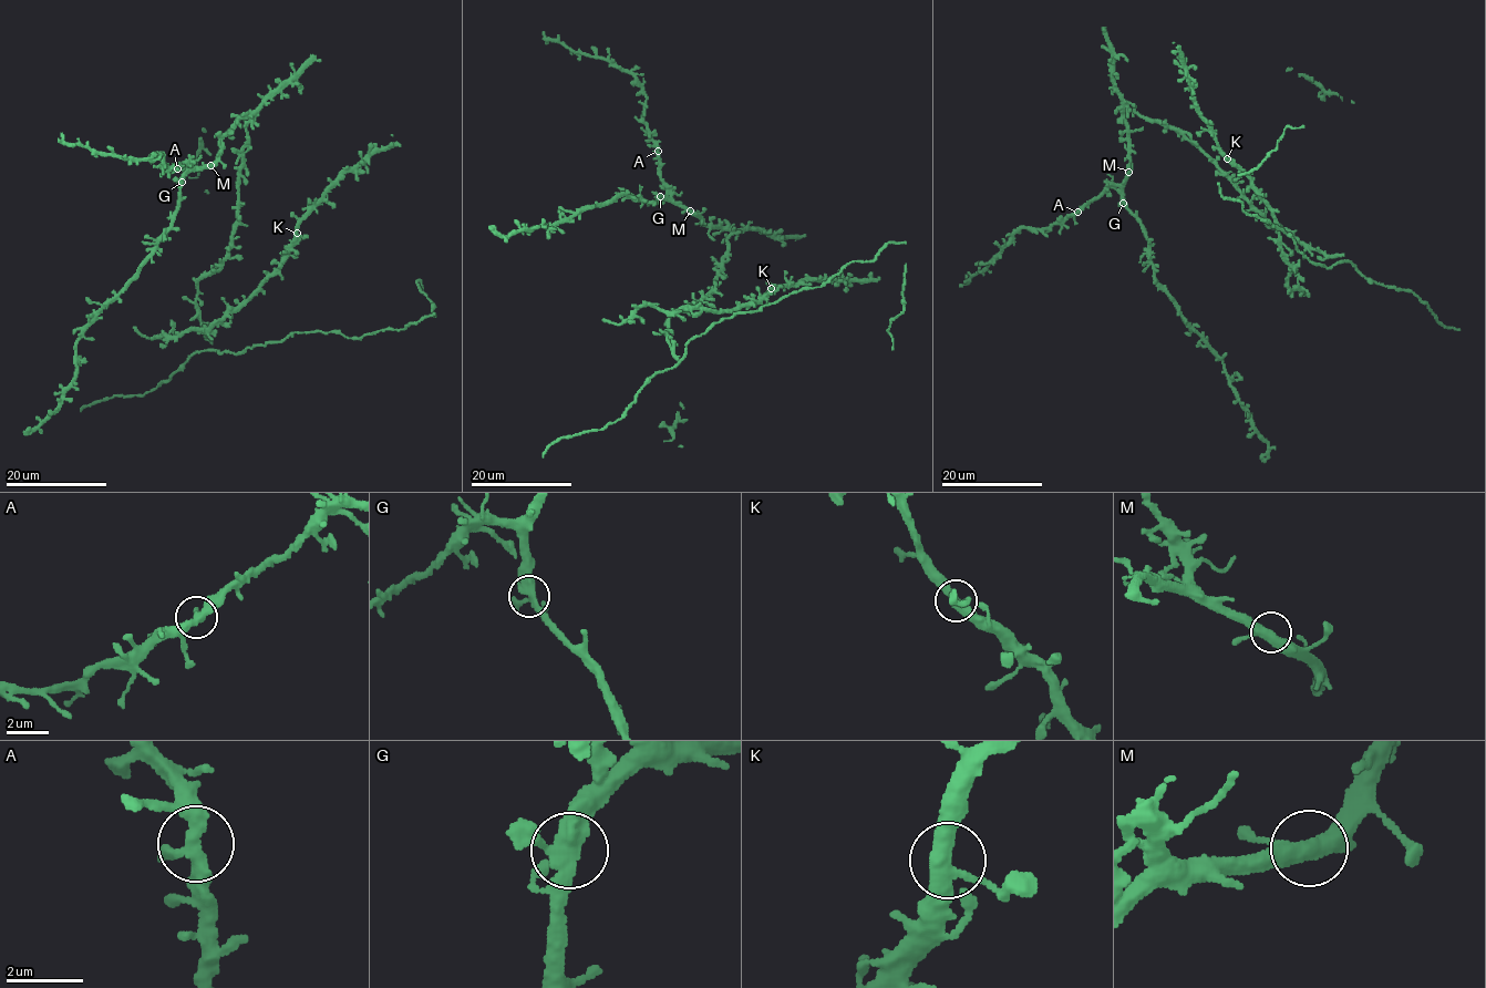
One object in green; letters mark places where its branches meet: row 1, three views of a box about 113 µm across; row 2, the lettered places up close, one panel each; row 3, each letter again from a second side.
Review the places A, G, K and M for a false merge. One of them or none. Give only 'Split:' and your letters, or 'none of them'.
Split: none of them

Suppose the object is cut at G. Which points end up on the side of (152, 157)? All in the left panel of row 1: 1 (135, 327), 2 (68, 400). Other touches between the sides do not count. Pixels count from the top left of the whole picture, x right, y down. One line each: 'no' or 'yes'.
1: yes
2: no

